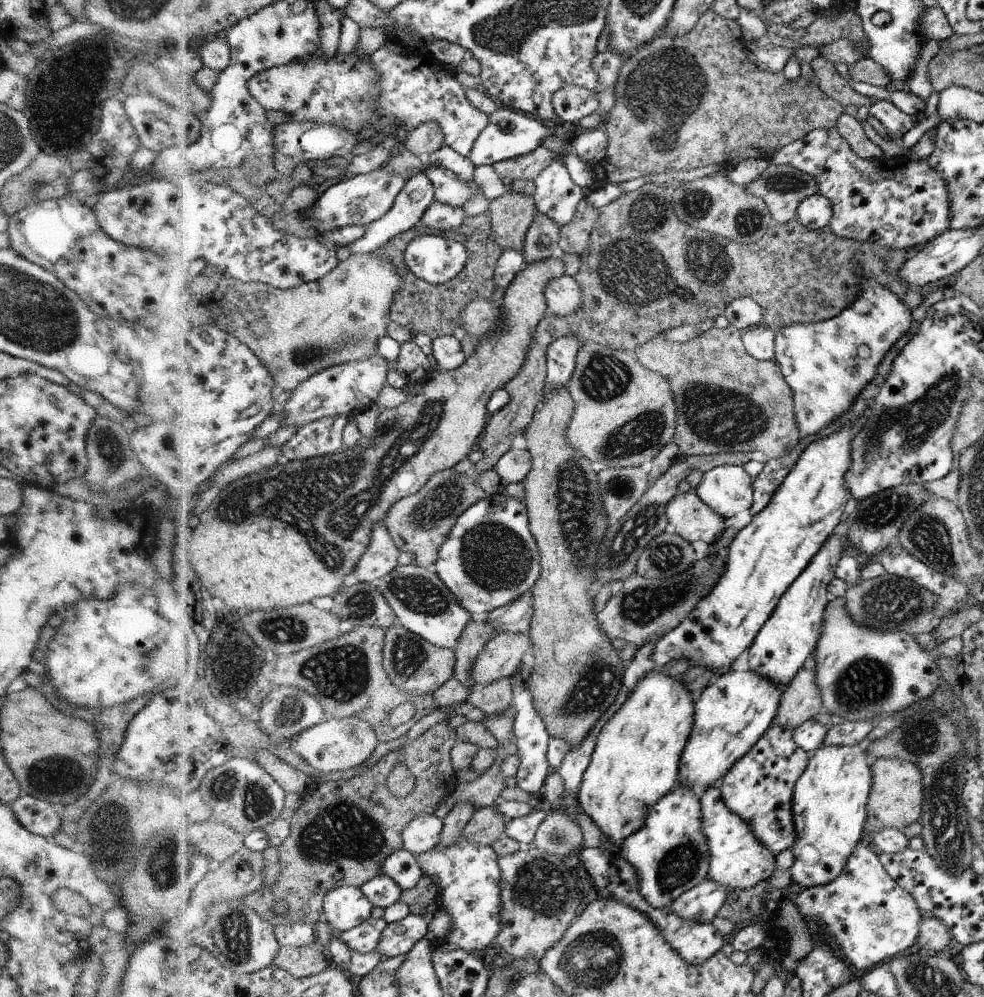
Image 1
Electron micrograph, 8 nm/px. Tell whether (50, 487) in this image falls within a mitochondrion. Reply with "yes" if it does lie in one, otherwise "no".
no

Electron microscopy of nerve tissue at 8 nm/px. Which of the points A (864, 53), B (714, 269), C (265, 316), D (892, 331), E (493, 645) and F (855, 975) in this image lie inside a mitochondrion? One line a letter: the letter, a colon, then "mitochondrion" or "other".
A: other
B: mitochondrion
C: other
D: other
E: other
F: other

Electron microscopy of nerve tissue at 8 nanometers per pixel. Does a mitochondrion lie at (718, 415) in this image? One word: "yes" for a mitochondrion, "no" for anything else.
yes

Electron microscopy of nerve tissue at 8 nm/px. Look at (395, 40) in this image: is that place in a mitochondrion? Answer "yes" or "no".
no

